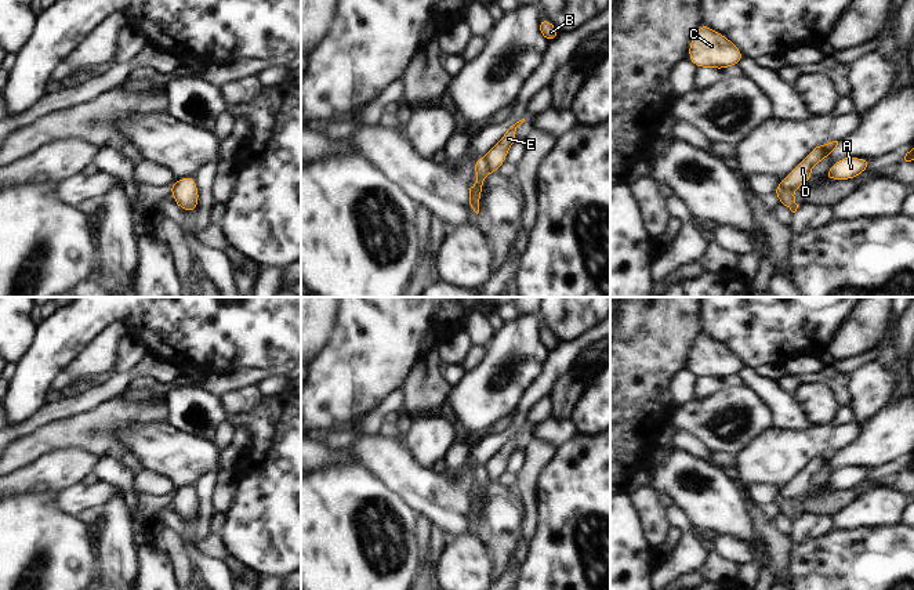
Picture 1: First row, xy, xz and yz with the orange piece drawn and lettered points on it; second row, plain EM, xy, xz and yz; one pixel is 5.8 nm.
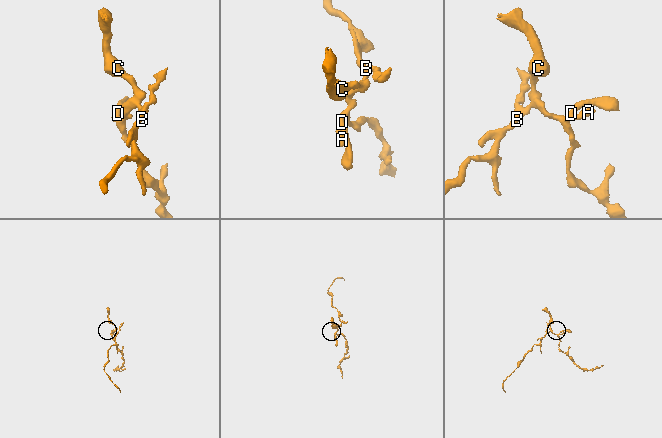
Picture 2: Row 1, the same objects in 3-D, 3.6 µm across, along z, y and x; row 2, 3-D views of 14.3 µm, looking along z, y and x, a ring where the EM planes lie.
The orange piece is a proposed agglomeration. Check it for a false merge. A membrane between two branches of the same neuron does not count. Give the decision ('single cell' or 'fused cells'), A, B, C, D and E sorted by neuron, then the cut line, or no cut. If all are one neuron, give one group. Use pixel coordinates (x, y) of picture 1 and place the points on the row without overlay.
fused cells; A D / B C E; cut in xz along (483, 466), (489, 481)

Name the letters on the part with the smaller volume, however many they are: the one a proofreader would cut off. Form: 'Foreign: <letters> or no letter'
Foreign: A, D

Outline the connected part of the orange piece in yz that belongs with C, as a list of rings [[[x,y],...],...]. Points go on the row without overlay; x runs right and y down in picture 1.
[[[703,332],[689,354],[689,370],[697,377],[723,380],[728,376],[739,374],[743,368],[736,354]]]

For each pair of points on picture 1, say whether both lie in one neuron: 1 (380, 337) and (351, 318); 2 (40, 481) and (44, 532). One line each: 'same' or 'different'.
1: same
2: different

